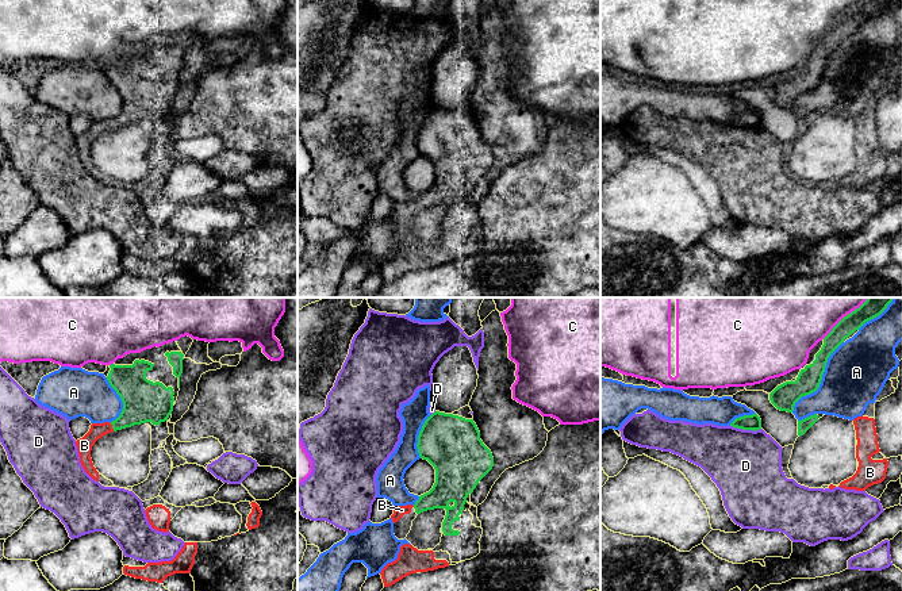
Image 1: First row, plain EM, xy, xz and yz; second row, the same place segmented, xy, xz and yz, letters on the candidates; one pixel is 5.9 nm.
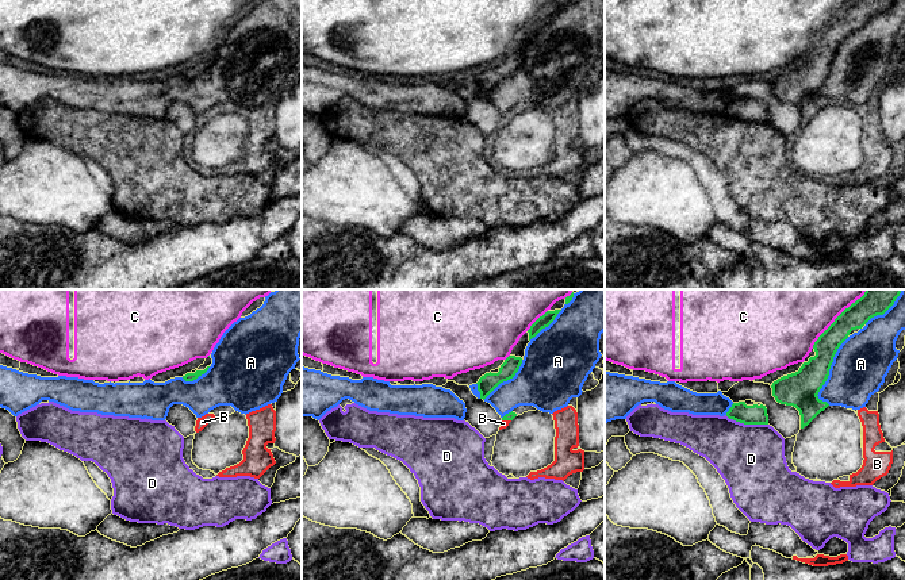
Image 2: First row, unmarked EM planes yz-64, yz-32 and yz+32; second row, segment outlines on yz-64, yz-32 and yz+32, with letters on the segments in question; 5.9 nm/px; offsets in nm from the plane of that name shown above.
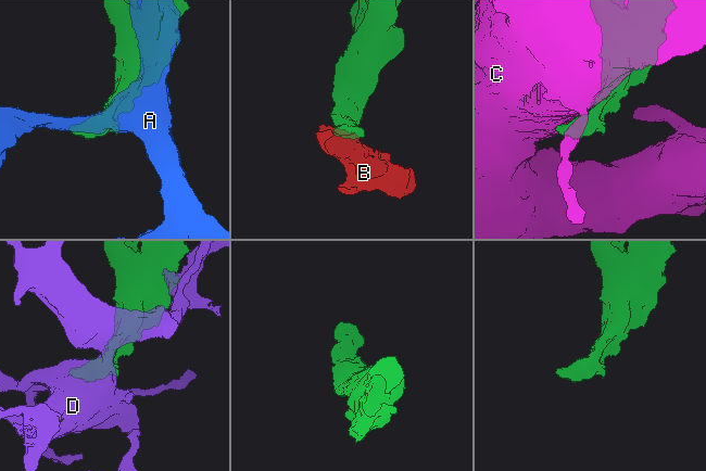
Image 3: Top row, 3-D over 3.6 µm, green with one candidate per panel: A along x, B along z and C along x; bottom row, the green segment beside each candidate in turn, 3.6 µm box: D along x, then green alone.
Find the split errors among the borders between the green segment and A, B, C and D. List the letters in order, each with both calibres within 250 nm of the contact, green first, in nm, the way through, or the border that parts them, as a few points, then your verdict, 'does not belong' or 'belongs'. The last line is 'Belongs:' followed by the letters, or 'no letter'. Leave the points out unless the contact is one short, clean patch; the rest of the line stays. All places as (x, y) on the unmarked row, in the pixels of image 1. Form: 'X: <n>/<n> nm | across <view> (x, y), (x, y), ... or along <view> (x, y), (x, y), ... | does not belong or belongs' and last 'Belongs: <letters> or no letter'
A: 150/360 nm | does not belong
B: 260/100 nm | across xy (144, 98), (112, 125), (100, 126), (84, 142) | belongs
C: 110/280 nm | does not belong
D: 100/420 nm | does not belong
Belongs: B

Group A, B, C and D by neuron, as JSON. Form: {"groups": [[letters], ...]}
{"groups": [["A"], ["B"], ["C"], ["D"]]}

